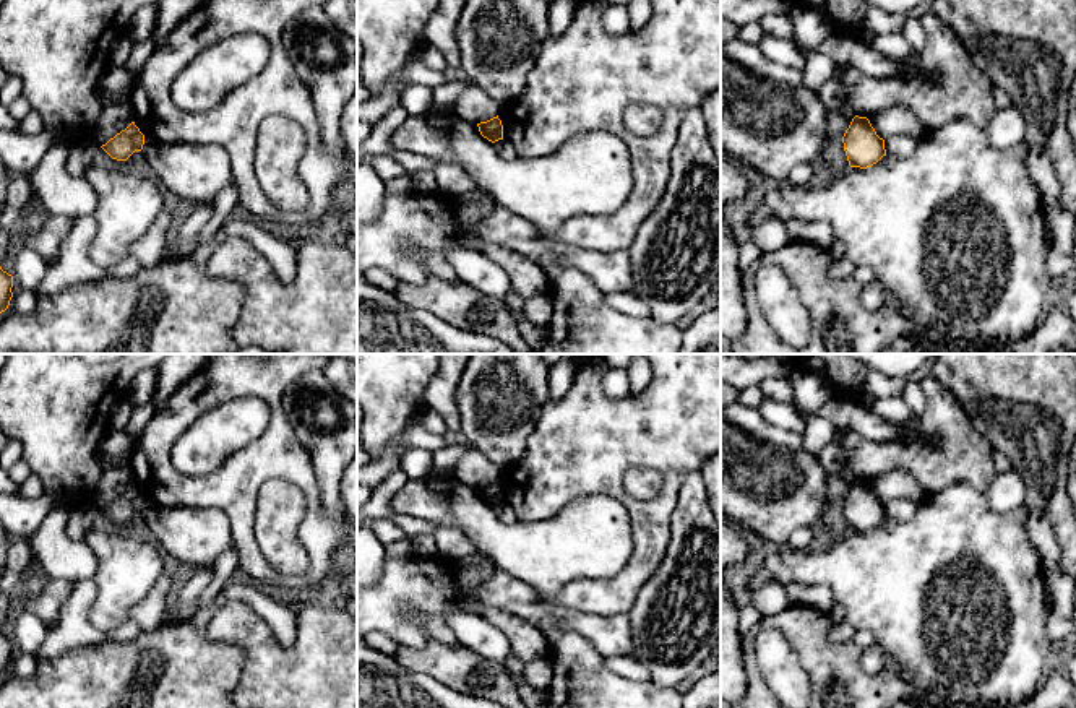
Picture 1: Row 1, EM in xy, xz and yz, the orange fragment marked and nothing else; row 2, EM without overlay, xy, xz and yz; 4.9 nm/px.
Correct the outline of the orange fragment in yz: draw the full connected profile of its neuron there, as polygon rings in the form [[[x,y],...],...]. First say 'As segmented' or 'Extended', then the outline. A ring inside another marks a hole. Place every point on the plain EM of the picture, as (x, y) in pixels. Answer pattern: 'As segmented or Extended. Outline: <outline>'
As segmented. Outline: [[[867,481],[852,482],[842,507],[850,531],[867,533],[886,520],[884,503],[876,499]]]

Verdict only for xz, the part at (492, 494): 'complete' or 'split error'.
complete

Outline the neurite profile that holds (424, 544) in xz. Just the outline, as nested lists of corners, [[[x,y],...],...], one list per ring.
[[[430,533],[417,534],[414,537],[409,537],[409,541],[414,547],[414,555],[430,557],[438,552],[435,537]]]

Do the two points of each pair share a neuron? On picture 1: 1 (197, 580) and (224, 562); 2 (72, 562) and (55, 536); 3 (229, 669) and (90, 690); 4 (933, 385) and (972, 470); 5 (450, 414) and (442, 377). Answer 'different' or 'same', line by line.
1: different
2: same
3: same
4: same
5: same

